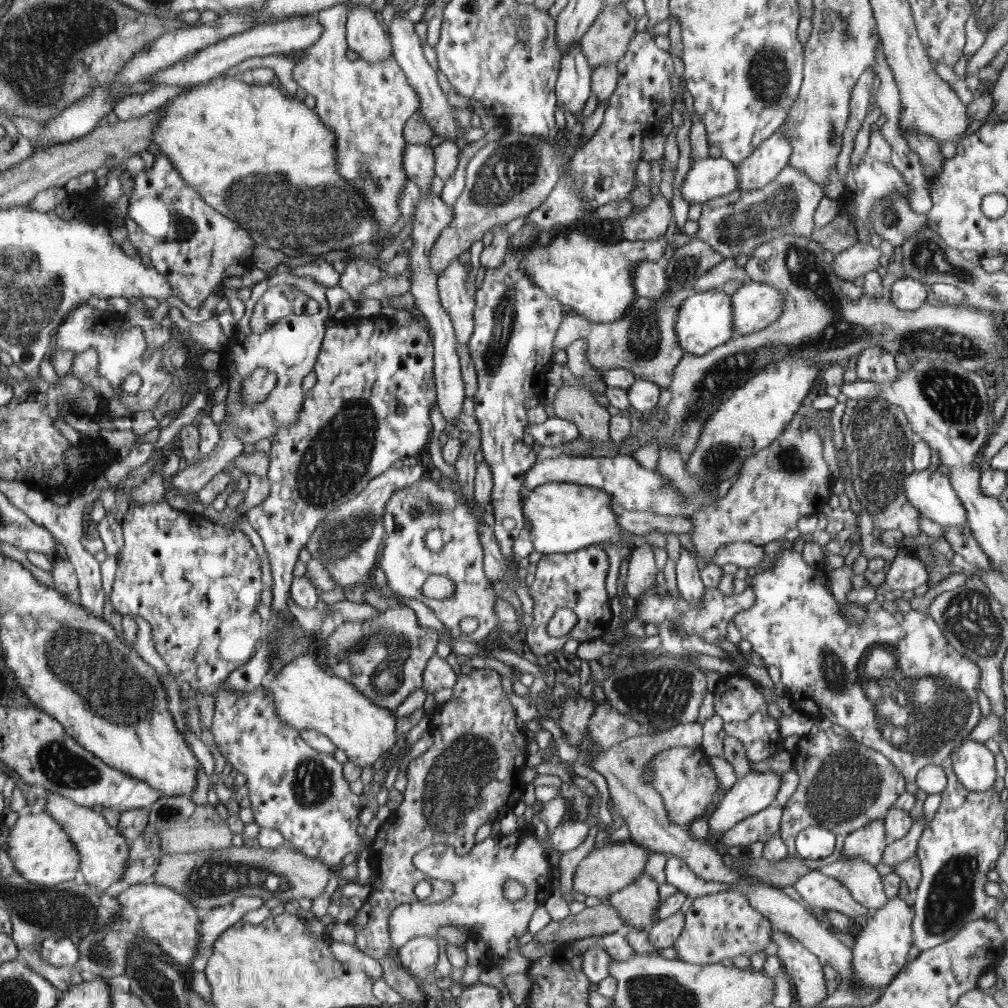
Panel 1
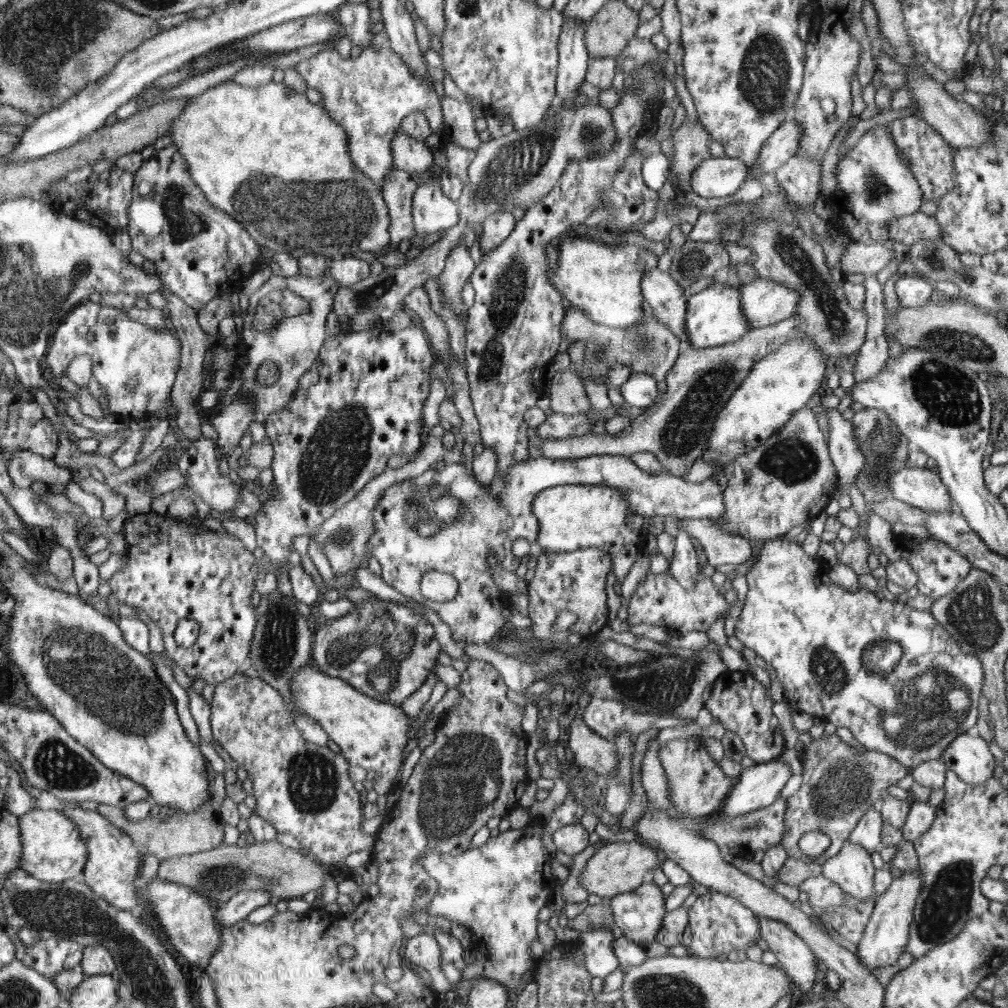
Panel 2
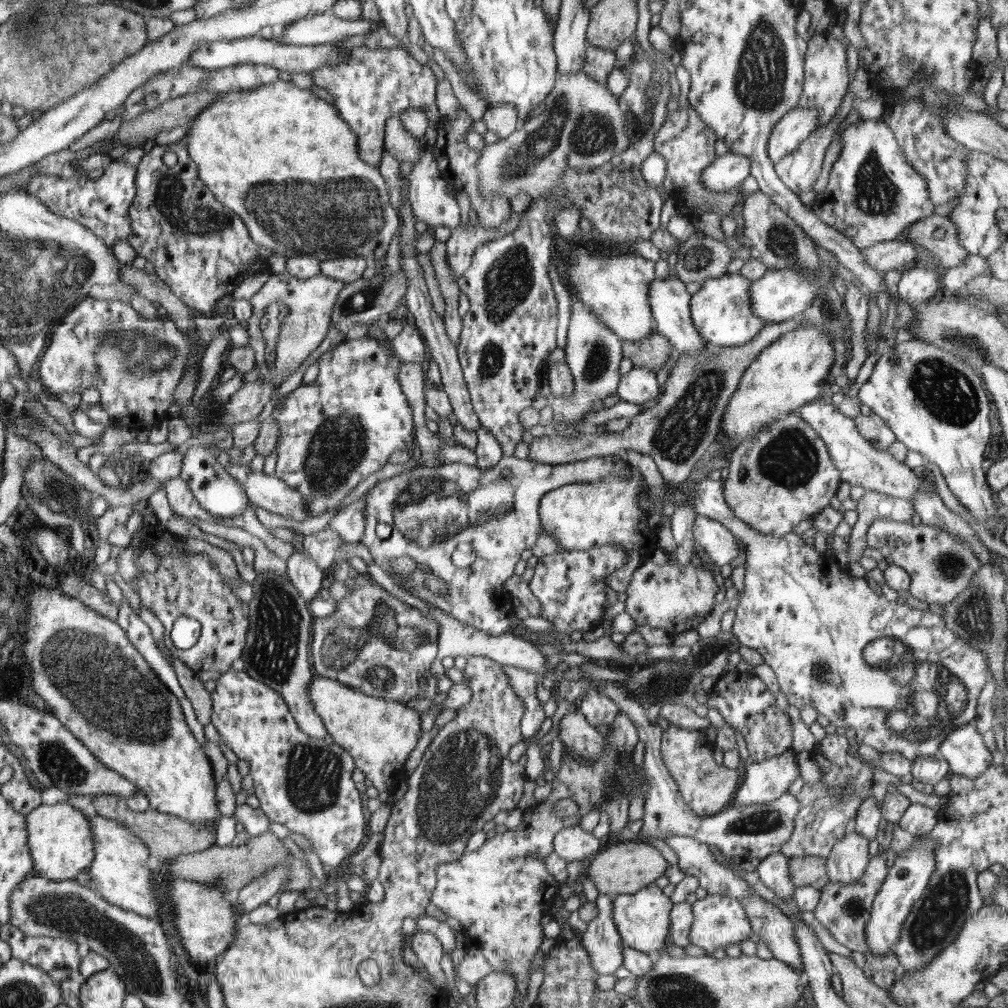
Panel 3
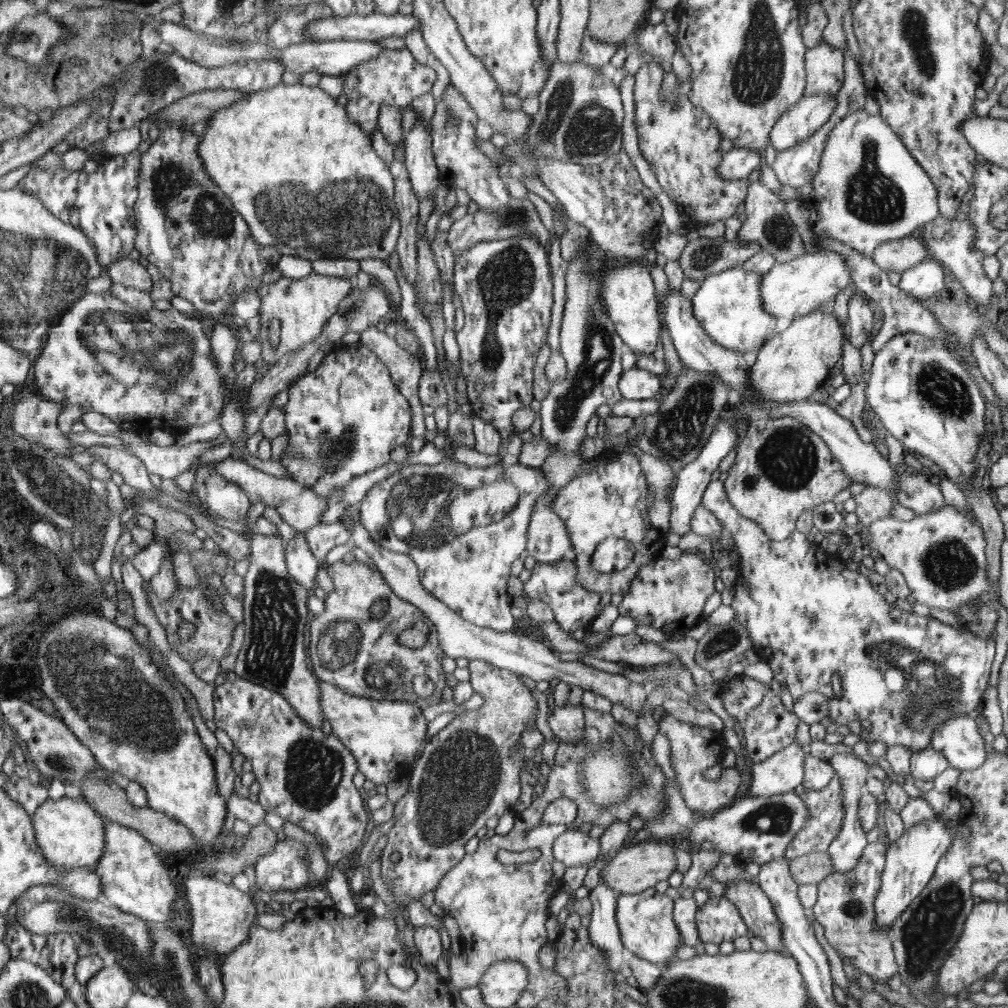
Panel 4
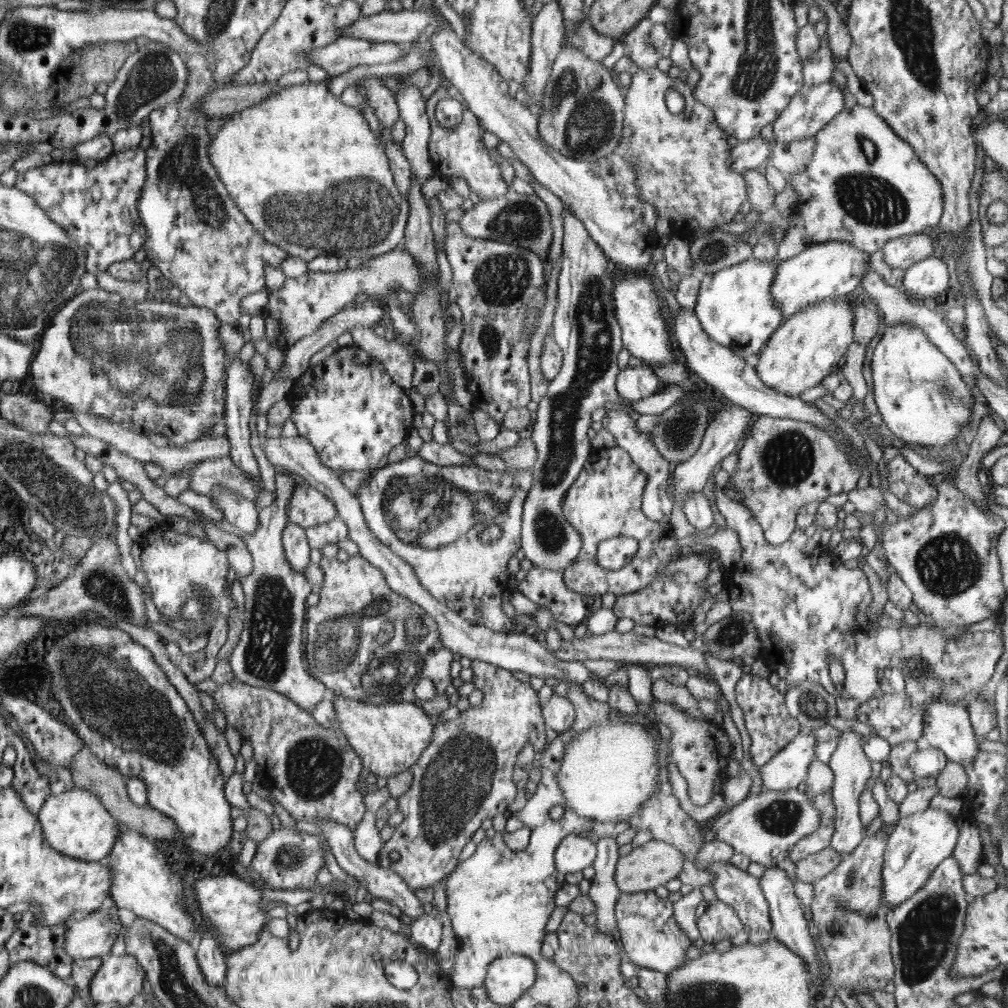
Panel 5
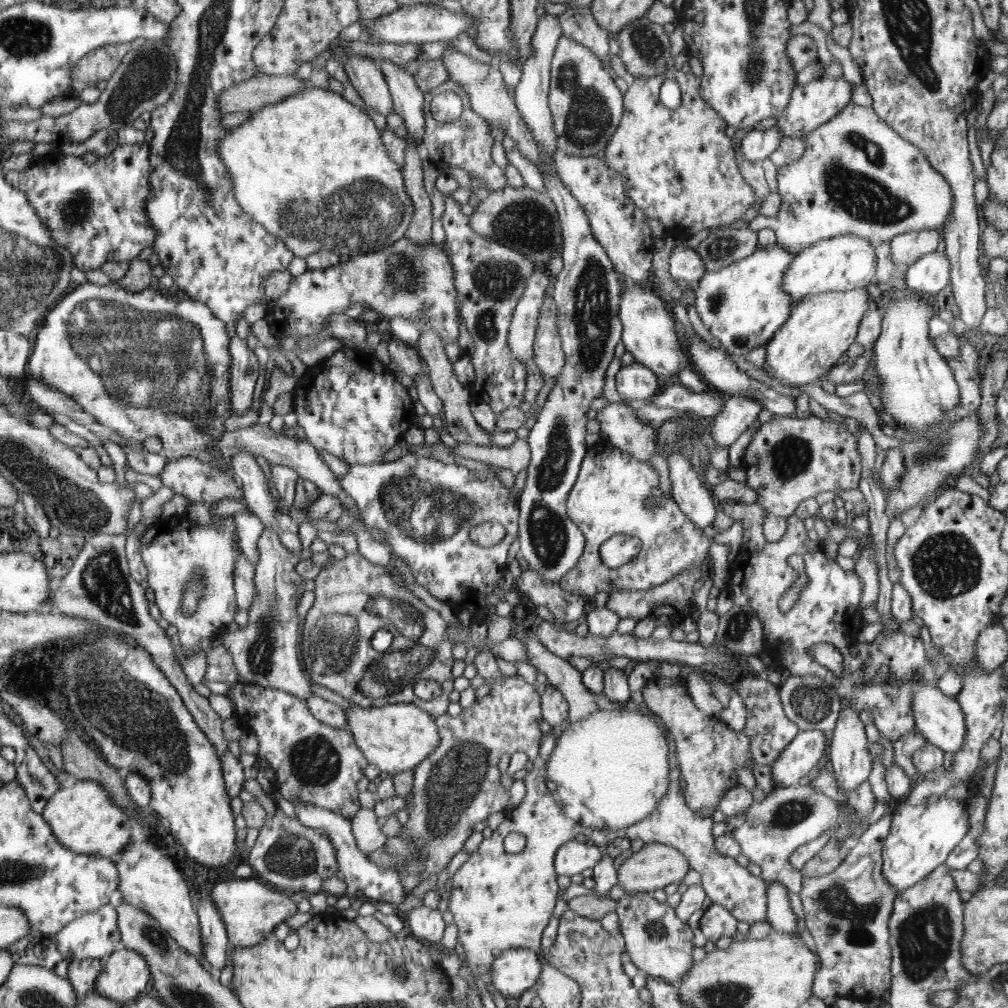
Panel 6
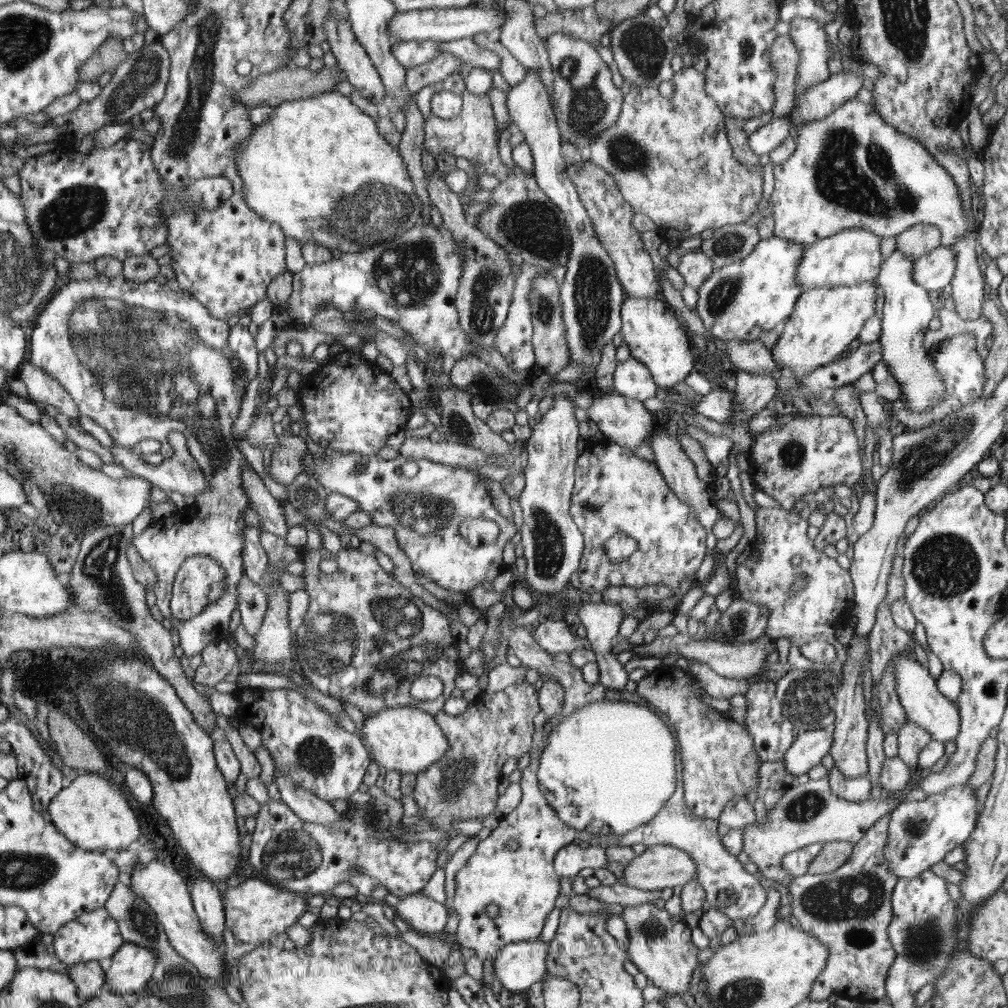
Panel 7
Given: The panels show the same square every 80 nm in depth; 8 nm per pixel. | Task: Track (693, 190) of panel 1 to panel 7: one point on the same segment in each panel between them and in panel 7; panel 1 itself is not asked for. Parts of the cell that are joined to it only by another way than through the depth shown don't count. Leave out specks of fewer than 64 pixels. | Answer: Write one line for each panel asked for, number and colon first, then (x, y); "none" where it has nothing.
2: (719, 176)
3: (728, 171)
4: (738, 163)
5: (750, 154)
6: (756, 145)
7: (764, 140)

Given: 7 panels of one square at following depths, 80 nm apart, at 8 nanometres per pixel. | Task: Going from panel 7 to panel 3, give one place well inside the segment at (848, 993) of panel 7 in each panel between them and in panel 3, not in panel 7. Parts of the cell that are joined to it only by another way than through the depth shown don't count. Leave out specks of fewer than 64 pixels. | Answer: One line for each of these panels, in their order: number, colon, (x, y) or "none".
3: (844, 910)
4: (844, 908)
5: (847, 906)
6: (847, 912)

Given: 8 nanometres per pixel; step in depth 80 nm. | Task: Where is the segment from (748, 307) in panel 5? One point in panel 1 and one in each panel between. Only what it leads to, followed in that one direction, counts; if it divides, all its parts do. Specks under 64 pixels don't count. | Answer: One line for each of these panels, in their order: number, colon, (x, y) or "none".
1: (705, 320)
2: (715, 318)
3: (721, 312)
4: (729, 306)

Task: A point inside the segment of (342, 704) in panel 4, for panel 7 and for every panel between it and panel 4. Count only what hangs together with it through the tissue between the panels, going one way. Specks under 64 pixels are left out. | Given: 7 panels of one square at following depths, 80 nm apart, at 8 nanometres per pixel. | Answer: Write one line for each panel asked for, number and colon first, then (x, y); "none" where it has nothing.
5: (389, 738)
6: (397, 738)
7: (405, 740)

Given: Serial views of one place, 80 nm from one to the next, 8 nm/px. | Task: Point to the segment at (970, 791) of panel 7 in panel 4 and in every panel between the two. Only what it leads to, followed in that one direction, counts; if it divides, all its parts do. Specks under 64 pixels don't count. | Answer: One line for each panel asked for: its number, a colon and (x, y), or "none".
4: (910, 862)
5: (920, 842)
6: (921, 837)

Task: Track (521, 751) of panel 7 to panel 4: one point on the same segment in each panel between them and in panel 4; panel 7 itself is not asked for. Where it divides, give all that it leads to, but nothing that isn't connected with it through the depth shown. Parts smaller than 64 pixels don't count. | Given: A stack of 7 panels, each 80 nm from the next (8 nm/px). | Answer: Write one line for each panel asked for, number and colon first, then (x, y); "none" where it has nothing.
4: (467, 773)
5: (460, 779)
6: (458, 785)

